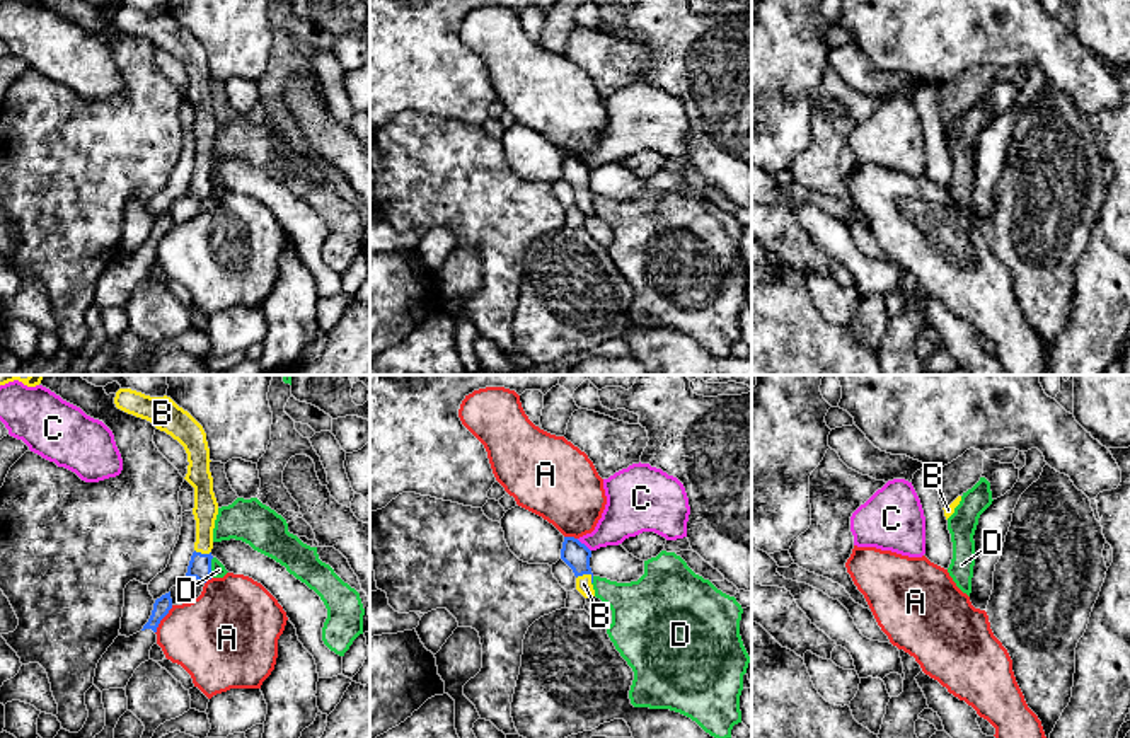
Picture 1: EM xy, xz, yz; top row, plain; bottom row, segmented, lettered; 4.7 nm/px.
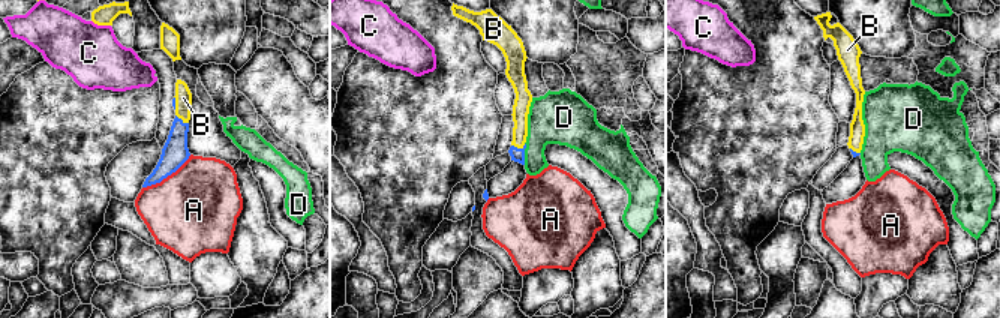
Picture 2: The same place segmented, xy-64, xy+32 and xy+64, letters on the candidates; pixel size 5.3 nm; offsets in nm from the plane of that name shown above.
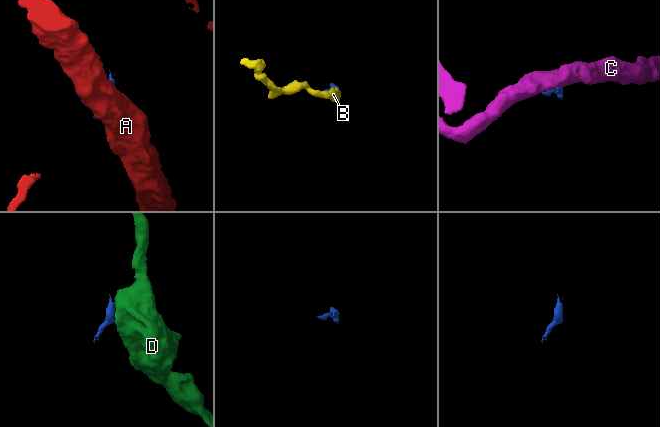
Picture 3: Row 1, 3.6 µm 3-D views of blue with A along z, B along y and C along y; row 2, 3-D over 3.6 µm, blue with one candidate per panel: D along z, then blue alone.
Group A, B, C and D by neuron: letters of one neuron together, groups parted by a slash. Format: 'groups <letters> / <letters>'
groups A / B / C / D

